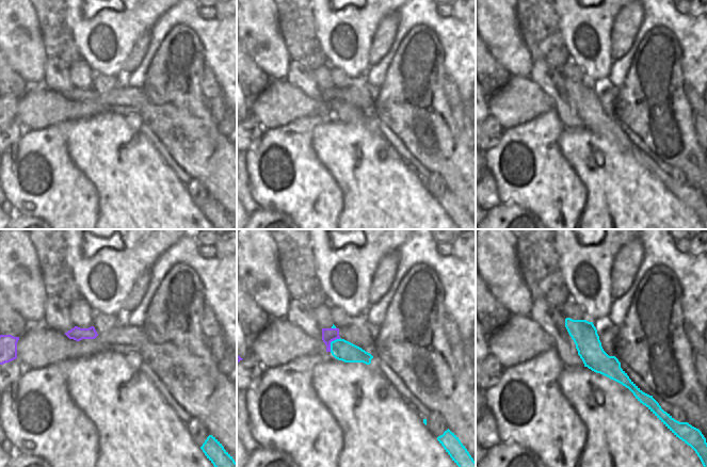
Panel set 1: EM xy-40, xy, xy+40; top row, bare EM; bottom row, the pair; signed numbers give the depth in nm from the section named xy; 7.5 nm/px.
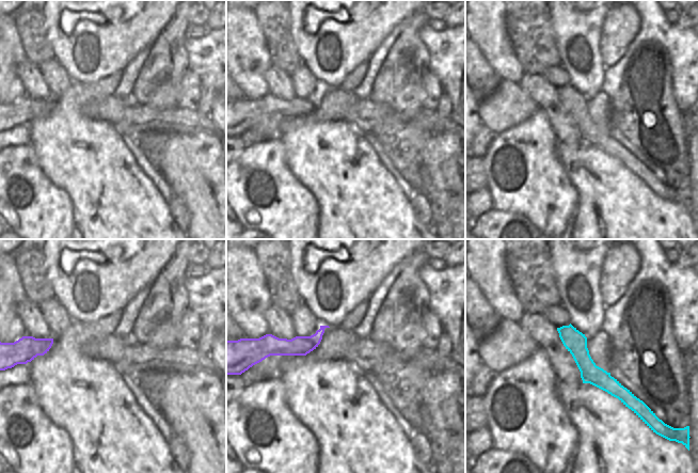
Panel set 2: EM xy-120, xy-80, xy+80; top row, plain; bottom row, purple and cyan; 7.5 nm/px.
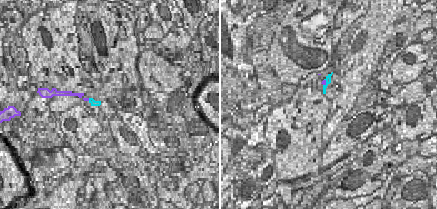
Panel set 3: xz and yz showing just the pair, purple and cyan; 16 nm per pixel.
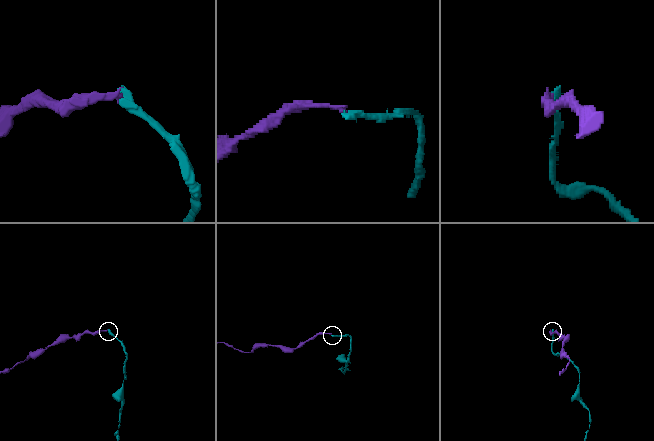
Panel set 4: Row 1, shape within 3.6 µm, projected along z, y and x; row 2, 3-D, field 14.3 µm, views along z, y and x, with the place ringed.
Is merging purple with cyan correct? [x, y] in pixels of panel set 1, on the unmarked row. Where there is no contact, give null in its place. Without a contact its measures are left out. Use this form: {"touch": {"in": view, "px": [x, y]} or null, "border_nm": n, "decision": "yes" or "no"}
{"touch": {"in": "xy", "px": [331, 102]}, "border_nm": 130, "decision": "no"}

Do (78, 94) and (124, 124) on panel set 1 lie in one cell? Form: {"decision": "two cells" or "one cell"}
{"decision": "two cells"}

